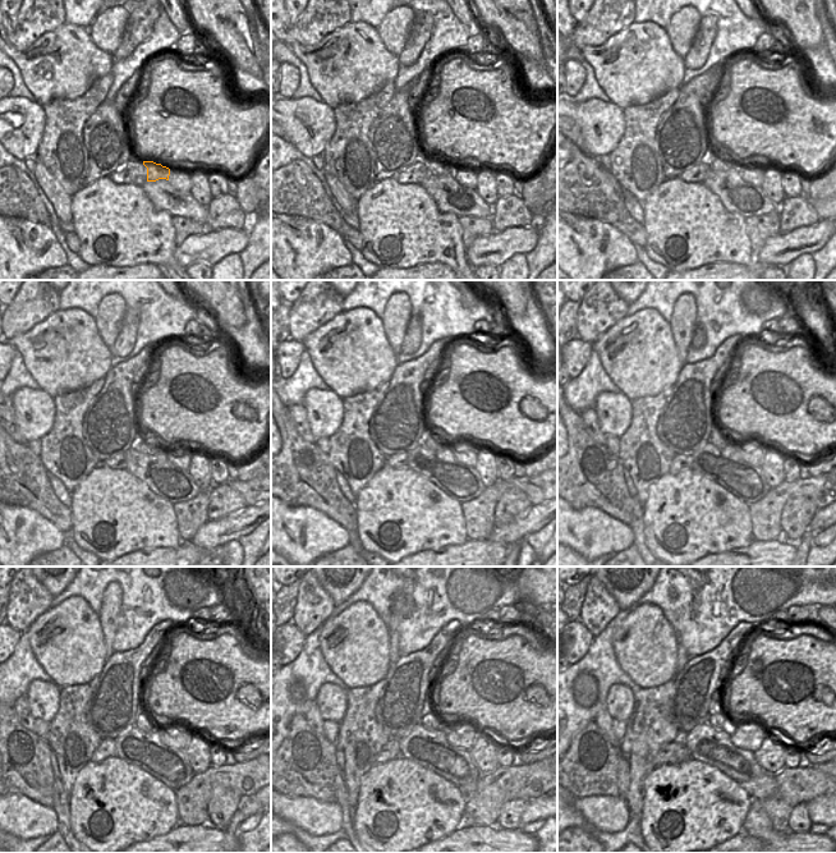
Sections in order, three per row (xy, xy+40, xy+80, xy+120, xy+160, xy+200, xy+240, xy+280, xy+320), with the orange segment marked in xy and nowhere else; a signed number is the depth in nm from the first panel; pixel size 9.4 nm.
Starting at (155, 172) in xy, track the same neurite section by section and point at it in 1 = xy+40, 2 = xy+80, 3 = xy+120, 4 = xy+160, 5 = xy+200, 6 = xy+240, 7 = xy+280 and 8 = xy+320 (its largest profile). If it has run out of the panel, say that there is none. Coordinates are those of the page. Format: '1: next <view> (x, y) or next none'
1: next xy+40 (437, 168)
2: next xy+80 (717, 163)
3: next xy+120 (142, 443)
4: next xy+160 (430, 440)
5: next xy+200 (716, 438)
6: next xy+240 (145, 721)
7: next xy+280 (431, 719)
8: next xy+320 (717, 719)

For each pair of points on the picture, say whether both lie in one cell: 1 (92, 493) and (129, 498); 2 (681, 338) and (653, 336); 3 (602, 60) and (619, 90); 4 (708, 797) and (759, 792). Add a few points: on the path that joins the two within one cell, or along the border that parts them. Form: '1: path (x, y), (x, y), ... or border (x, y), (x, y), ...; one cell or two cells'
1: path (101, 498), (120, 498); one cell
2: border (669, 322), (681, 366); two cells
3: path (609, 68), (619, 78), (619, 82); one cell
4: border (738, 782), (752, 799); two cells

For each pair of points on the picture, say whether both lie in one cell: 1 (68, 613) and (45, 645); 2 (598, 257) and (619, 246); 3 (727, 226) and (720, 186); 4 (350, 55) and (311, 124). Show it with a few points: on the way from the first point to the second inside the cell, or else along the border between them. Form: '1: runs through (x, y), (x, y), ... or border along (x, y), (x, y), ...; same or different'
1: runs through (68, 620), (53, 637); same
2: runs through (603, 255), (614, 250); same
3: border along (703, 183), (729, 211), (738, 212), (745, 218); different
4: border along (322, 100), (332, 109); different

